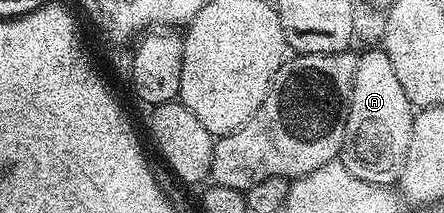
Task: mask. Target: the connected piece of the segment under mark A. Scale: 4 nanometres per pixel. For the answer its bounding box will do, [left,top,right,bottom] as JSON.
[340,49,416,187]

